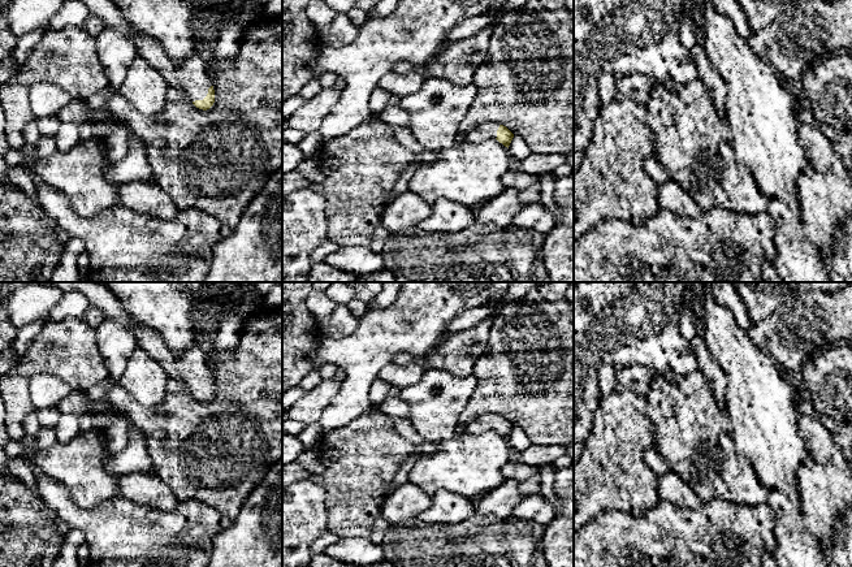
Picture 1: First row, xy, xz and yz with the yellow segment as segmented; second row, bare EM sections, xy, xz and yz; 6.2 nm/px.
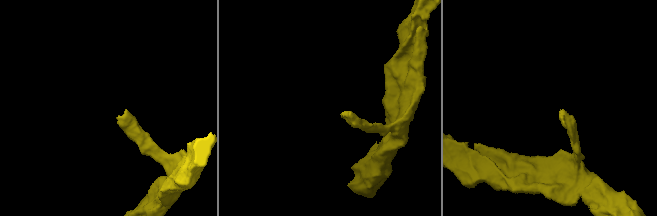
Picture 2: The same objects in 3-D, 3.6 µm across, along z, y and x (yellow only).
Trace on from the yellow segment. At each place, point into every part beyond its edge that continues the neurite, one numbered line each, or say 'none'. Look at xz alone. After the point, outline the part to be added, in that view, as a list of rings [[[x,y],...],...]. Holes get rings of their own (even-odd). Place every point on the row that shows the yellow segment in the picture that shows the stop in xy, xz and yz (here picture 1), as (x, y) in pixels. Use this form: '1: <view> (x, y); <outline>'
1: xz (488, 130); [[[484,122],[470,130],[464,139],[471,143],[481,143],[484,140],[496,139],[499,122]]]

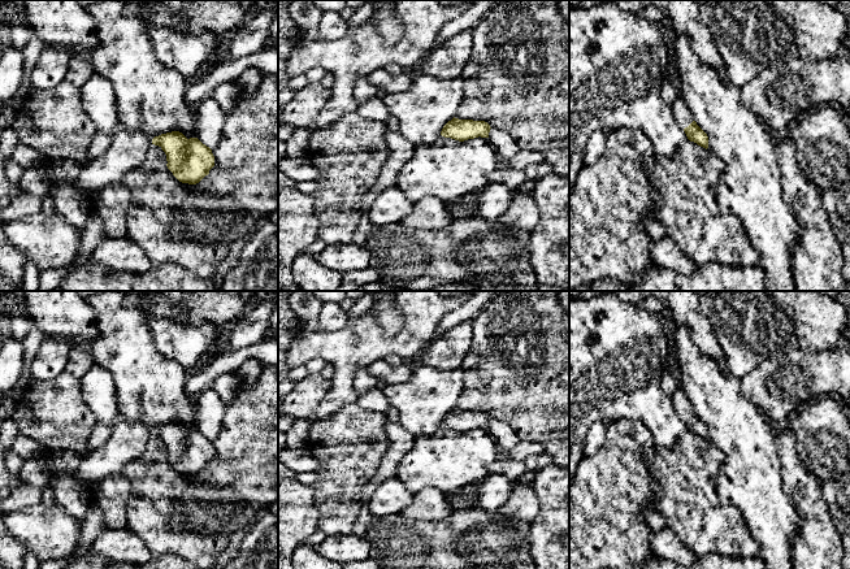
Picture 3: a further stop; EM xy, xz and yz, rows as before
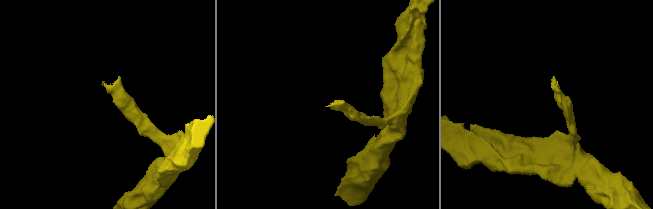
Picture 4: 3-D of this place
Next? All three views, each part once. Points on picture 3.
1: yz (682, 114); [[[681,95],[675,100],[671,107],[675,120],[682,129],[688,127],[694,121],[694,116]]]

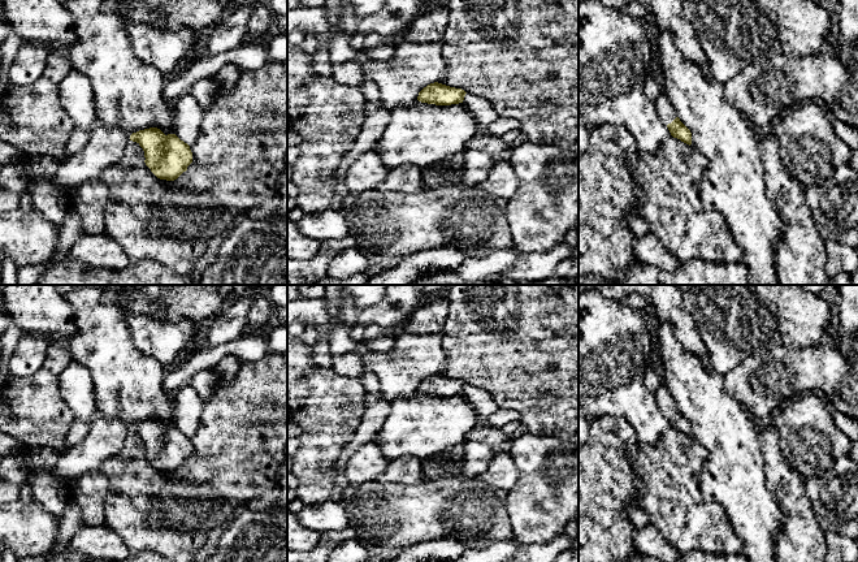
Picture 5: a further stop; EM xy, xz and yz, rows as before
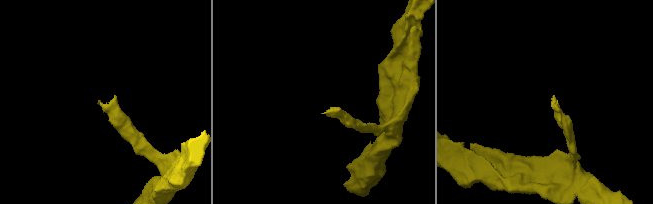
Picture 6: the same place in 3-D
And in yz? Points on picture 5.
1: yz (666, 111); [[[664,91],[658,96],[654,103],[658,116],[666,125],[671,124],[677,117],[677,112]]]

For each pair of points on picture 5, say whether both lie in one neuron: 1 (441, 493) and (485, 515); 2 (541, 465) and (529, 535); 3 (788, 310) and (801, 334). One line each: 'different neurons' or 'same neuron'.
1: same neuron
2: same neuron
3: same neuron

